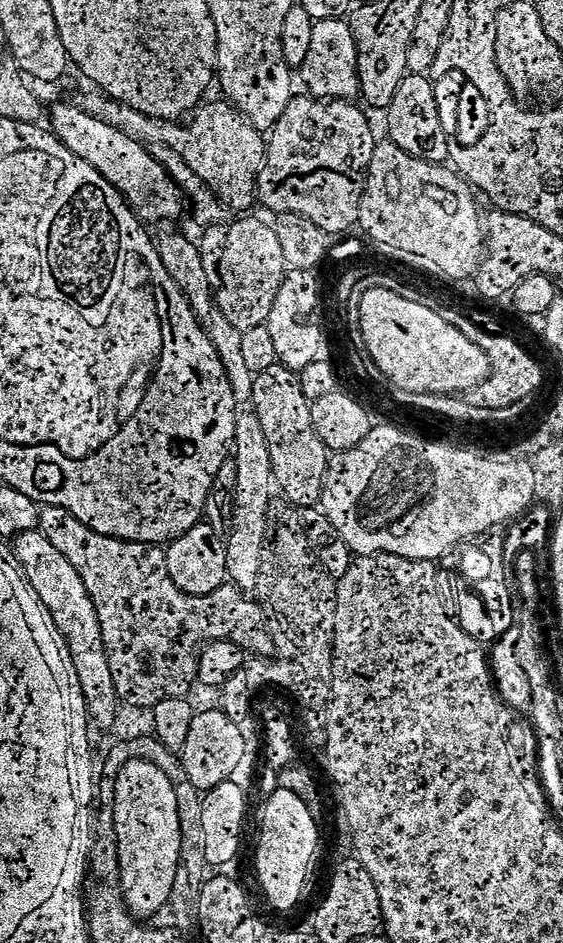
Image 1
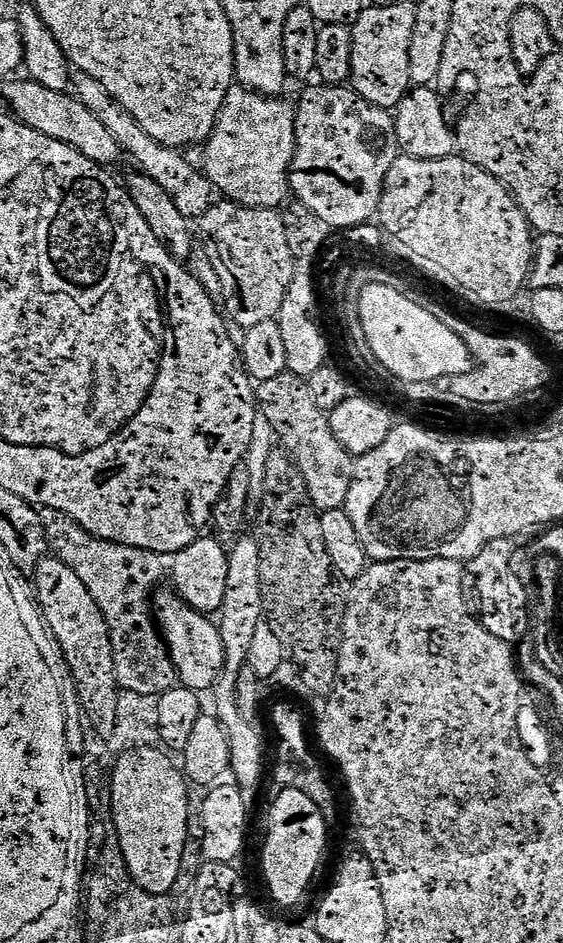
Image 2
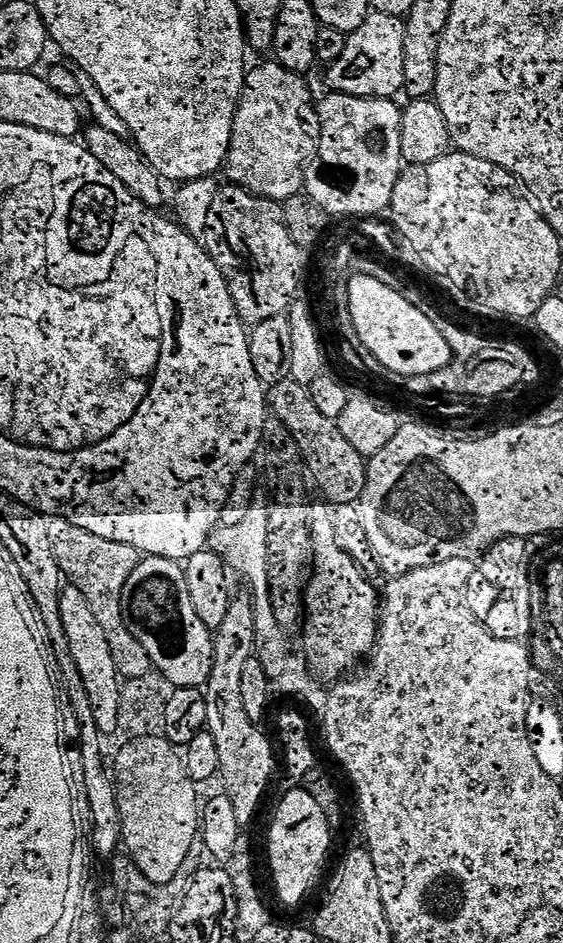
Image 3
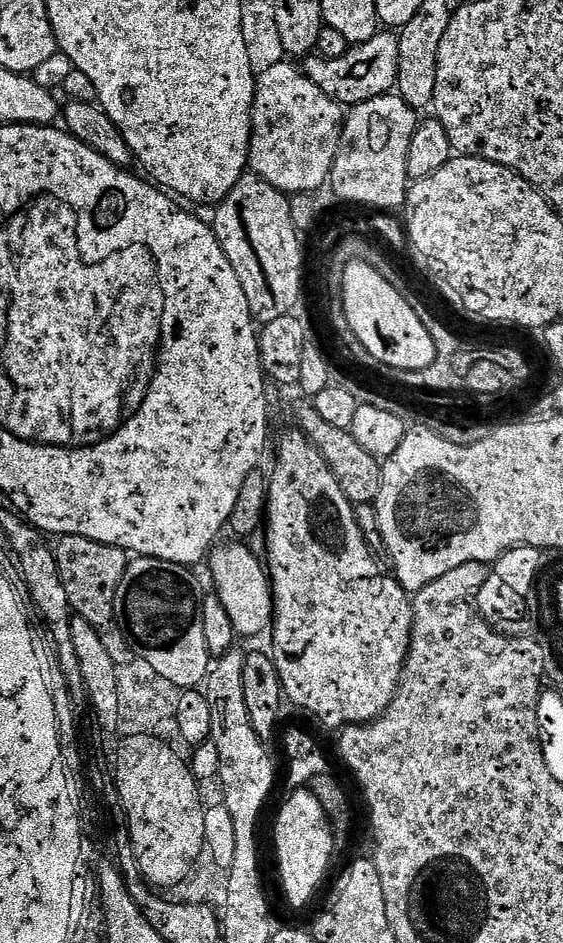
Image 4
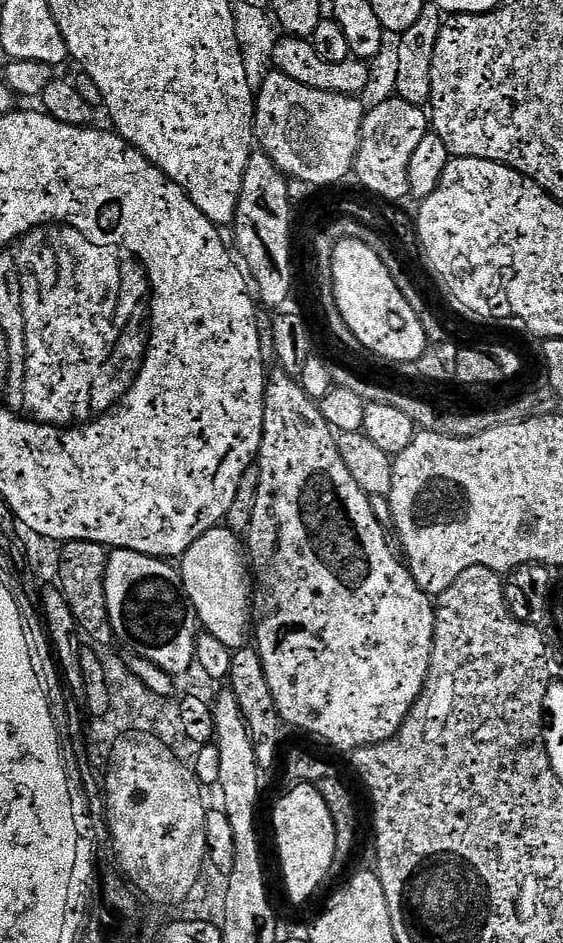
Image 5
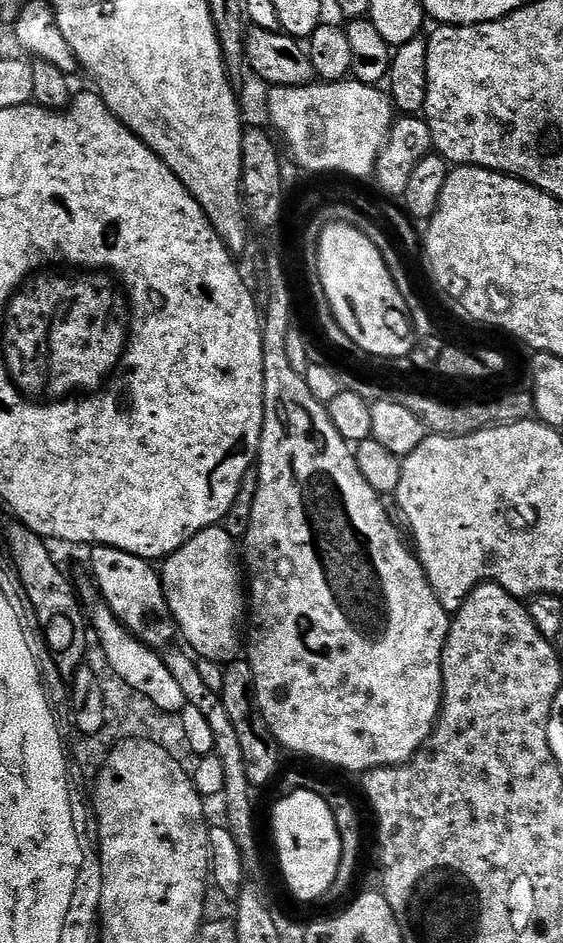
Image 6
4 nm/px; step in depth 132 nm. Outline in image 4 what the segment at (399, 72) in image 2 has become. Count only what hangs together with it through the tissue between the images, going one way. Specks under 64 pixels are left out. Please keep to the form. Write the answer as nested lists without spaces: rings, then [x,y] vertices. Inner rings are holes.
[[[381,30],[370,42],[357,44],[340,53],[338,58],[326,58],[319,54],[303,57],[302,71],[314,86],[318,86],[341,106],[353,106],[391,93],[398,78],[397,37],[391,31]]]

